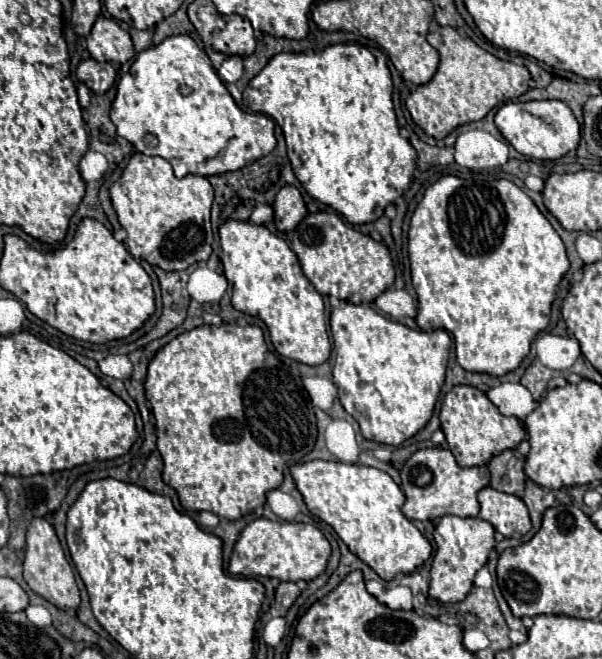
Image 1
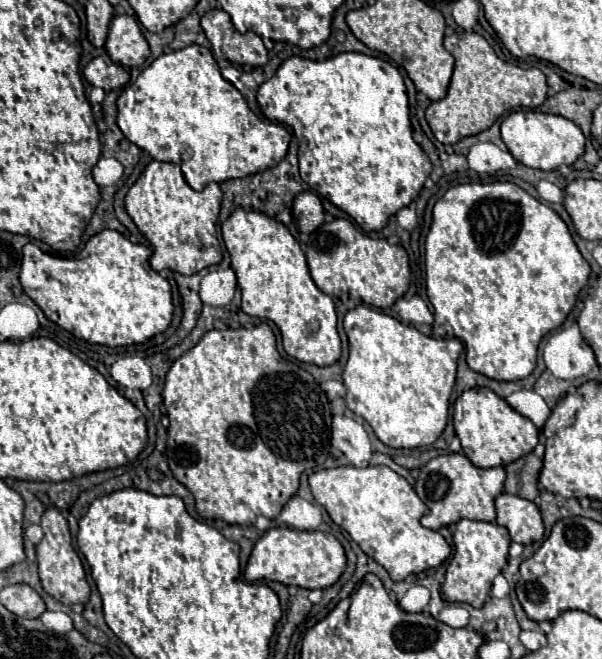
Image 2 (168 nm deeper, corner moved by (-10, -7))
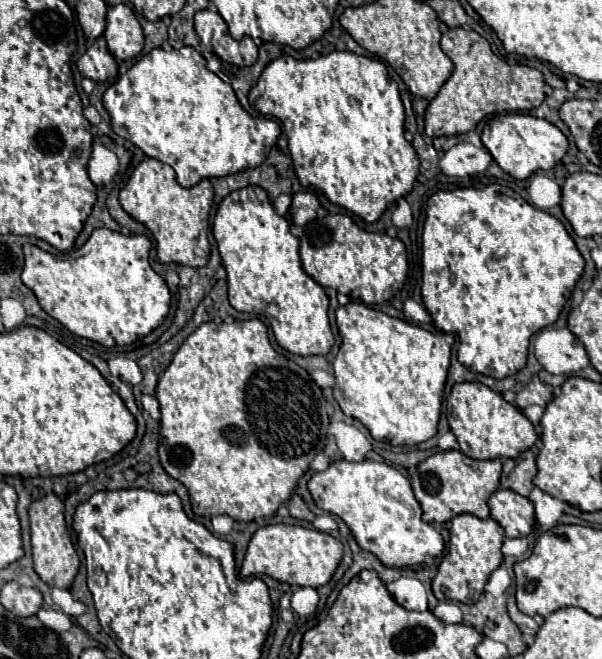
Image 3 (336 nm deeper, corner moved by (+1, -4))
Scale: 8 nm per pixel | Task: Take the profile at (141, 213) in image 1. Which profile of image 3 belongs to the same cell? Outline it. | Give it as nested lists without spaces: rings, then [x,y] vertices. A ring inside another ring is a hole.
[[[145,158],[129,178],[127,186],[119,192],[119,202],[123,210],[137,222],[145,224],[157,240],[157,260],[163,264],[185,264],[185,266],[205,266],[209,262],[209,212],[213,204],[213,186],[209,180],[201,180],[197,186],[183,188],[175,180],[171,166]]]

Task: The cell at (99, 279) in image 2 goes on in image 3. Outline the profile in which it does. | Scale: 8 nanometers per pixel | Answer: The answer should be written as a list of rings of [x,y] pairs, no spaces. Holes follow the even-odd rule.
[[[97,228],[93,230],[91,238],[85,242],[83,248],[71,250],[63,256],[49,254],[33,244],[25,244],[23,252],[25,268],[21,280],[27,288],[35,292],[41,308],[63,326],[67,326],[73,334],[99,342],[101,346],[131,344],[161,326],[169,312],[171,294],[165,280],[149,264],[151,240],[147,236],[123,236],[109,228]]]

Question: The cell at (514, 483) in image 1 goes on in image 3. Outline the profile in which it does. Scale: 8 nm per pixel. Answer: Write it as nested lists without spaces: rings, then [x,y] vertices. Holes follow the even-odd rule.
[[[531,450],[521,452],[515,460],[503,460],[501,488],[509,488],[521,496],[529,496],[533,490],[533,478],[537,474],[535,454]]]

